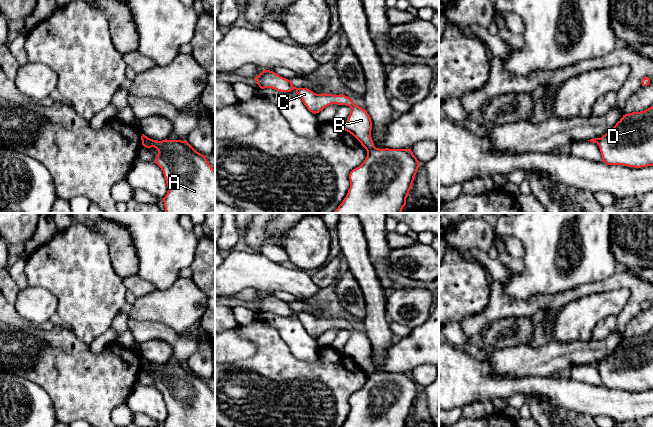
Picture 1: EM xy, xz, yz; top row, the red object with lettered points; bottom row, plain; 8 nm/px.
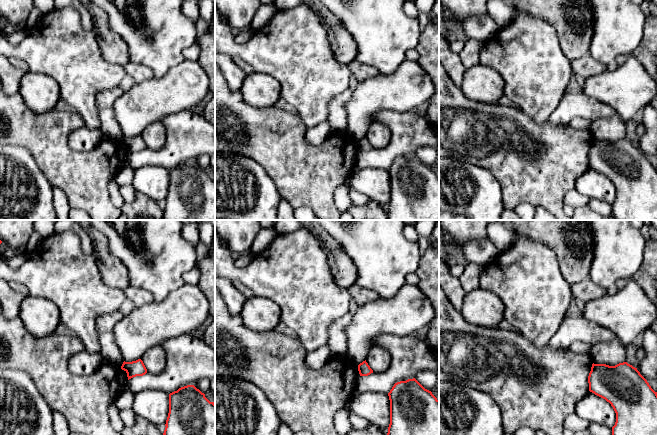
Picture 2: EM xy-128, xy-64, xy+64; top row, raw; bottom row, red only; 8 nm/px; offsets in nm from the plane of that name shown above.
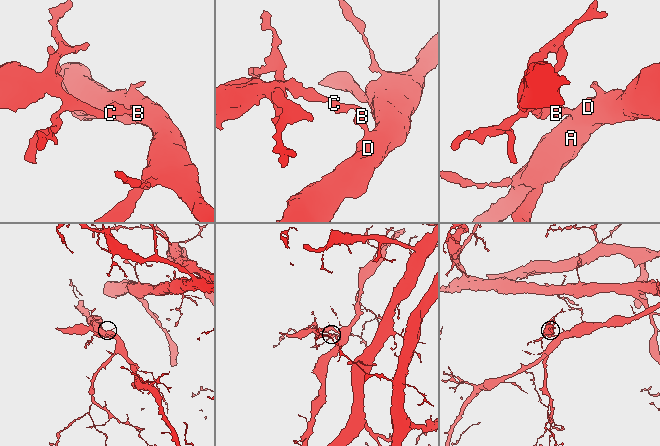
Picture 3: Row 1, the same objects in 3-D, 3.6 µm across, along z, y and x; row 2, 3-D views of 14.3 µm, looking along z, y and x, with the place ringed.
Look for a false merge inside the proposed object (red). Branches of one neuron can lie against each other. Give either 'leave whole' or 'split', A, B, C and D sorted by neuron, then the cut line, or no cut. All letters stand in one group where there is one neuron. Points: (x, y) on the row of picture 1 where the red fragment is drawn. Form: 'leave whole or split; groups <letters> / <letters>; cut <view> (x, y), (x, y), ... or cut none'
split; groups A D / B C; cut xz (375, 147), (367, 151)

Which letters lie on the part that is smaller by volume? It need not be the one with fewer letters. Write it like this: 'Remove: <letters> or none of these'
Remove: B, C

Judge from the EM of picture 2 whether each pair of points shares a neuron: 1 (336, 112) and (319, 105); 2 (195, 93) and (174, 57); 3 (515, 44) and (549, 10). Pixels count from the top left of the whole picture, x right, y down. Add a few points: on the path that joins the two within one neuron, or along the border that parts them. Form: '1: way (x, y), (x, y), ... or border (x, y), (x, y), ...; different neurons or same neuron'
1: border (342, 90), (329, 102), (328, 117), (326, 119); different neurons
2: border (184, 59), (164, 75), (158, 77); different neurons
3: border (518, 10), (546, 20), (553, 27), (557, 35); different neurons

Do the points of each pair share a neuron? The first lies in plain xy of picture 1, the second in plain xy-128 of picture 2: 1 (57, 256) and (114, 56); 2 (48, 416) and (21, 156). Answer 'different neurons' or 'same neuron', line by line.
1: different neurons
2: same neuron

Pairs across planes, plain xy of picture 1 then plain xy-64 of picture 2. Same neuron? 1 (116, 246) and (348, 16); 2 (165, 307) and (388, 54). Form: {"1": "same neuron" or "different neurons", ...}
{"1": "different neurons", "2": "different neurons"}

